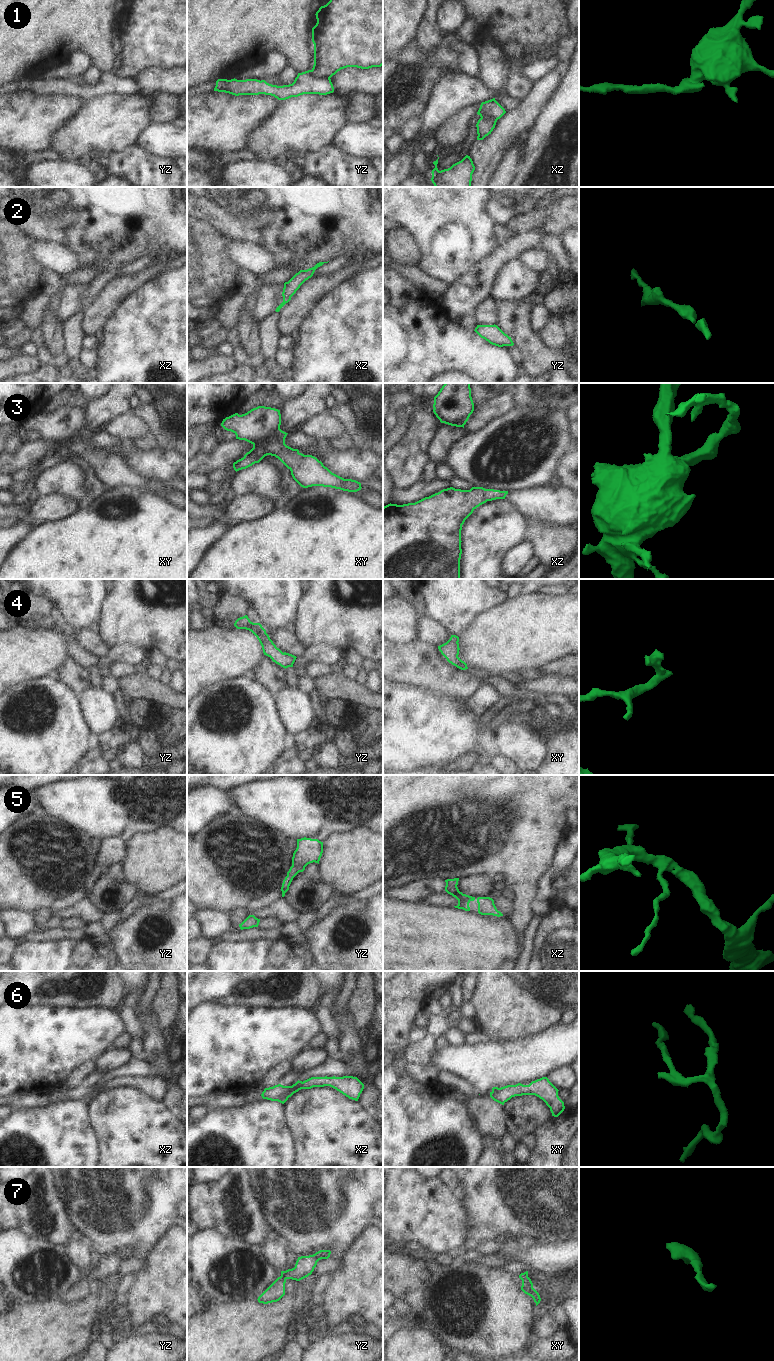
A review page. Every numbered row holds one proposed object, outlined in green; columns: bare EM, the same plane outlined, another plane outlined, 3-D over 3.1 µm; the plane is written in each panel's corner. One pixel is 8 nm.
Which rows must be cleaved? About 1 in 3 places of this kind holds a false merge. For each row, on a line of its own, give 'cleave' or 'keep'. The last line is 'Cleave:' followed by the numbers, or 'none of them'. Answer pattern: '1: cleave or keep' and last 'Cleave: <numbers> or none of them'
1: cleave
2: keep
3: keep
4: keep
5: keep
6: cleave
7: keep
Cleave: 1, 6

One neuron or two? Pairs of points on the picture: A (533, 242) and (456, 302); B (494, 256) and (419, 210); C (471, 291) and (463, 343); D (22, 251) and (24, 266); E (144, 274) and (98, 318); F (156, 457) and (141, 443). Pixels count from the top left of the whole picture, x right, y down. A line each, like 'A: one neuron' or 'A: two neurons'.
A: one neuron
B: two neurons
C: two neurons
D: one neuron
E: one neuron
F: two neurons

